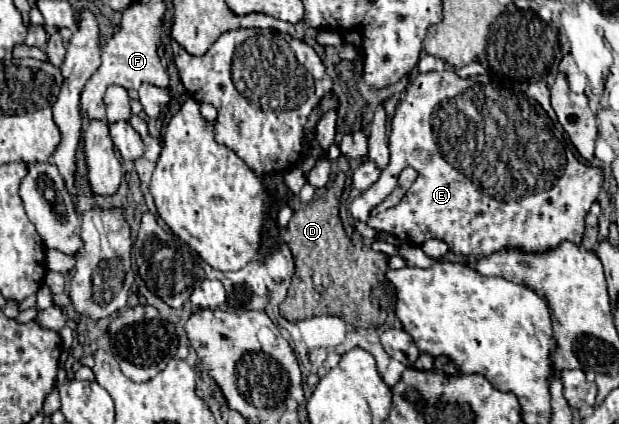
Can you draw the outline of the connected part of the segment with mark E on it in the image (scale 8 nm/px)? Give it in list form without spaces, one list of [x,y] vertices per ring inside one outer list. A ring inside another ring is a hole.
[[[431,71],[411,77],[407,95],[393,117],[389,151],[391,161],[381,177],[351,203],[349,211],[353,219],[377,231],[391,233],[409,245],[443,239],[455,255],[471,259],[483,259],[501,249],[543,253],[555,249],[563,241],[579,245],[583,237],[583,219],[603,185],[603,171],[575,157],[573,143],[539,103],[501,85],[479,83],[471,77],[463,79],[455,71]],[[405,167],[413,167],[419,173],[415,183],[397,207],[371,217],[373,207],[397,187],[397,177]]]

